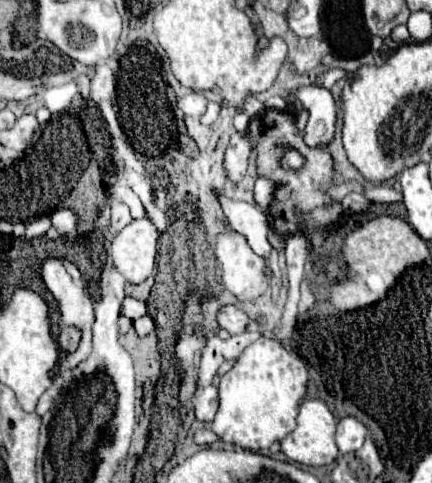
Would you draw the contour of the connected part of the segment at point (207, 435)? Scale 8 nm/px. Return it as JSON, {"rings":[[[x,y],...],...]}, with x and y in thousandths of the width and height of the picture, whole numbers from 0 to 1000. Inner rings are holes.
{"rings":[[[454,890],[449,911],[454,911],[454,919],[463,919],[463,923],[491,923],[491,919],[505,915],[509,907],[505,907],[491,890]]]}

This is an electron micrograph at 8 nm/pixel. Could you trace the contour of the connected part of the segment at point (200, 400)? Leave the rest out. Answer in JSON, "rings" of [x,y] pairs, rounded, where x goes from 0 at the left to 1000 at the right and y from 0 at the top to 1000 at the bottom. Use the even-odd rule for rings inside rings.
{"rings":[[[486,795],[454,820],[454,845],[449,845],[454,870],[491,874],[500,849],[505,849],[505,799]]]}

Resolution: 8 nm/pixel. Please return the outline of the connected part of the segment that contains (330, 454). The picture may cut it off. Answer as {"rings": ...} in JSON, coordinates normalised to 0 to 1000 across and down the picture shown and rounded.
{"rings":[[[708,828],[694,841],[690,853],[690,882],[676,899],[667,899],[648,919],[653,936],[667,944],[676,957],[694,957],[708,965],[755,965],[769,961],[782,944],[782,923],[773,915],[773,894],[778,894],[778,865],[759,849],[759,841],[741,828]]]}

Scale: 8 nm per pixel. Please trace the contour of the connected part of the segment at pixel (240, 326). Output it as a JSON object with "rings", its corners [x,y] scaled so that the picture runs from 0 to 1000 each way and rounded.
{"rings":[[[523,634],[505,646],[505,671],[509,671],[509,679],[528,683],[532,692],[551,692],[569,679],[574,654],[565,650],[565,642],[556,642],[546,634]]]}

